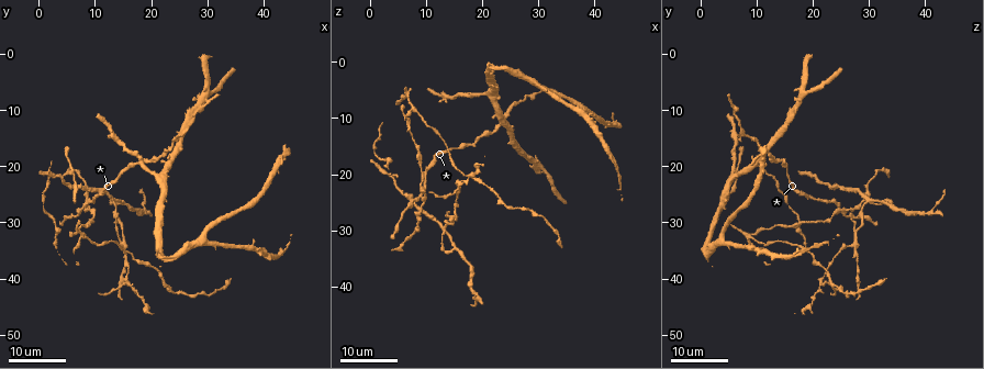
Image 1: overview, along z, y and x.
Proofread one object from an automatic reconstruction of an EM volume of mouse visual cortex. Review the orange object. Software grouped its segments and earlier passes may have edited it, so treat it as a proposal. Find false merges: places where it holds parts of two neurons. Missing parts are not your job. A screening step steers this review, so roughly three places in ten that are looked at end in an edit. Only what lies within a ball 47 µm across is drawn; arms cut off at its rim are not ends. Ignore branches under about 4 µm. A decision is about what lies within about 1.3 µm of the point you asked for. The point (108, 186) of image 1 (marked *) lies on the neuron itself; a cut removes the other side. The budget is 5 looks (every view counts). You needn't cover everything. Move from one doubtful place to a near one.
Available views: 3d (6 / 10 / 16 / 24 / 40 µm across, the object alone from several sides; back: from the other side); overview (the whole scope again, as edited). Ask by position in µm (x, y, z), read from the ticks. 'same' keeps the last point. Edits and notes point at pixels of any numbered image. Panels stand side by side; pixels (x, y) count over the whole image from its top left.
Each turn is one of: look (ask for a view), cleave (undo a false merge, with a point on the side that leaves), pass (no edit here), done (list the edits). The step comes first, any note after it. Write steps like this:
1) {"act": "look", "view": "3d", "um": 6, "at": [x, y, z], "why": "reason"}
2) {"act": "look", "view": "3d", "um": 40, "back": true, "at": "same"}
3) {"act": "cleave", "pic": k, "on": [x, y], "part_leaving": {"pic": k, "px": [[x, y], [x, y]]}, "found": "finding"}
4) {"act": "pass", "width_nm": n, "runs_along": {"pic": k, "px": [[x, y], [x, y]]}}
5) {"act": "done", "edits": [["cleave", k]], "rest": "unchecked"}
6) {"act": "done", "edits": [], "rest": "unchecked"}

{"act": "look", "view": "3d", "um": 24, "at": [13.5, 32.0, 27.5], "why": "narrows sharply"}

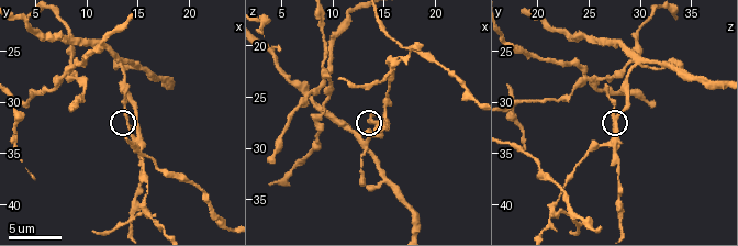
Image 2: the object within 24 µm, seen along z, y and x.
{"act": "look", "view": "3d", "um": 6, "at": [14.0, 32.2, 27.6], "why": "zoom in"}

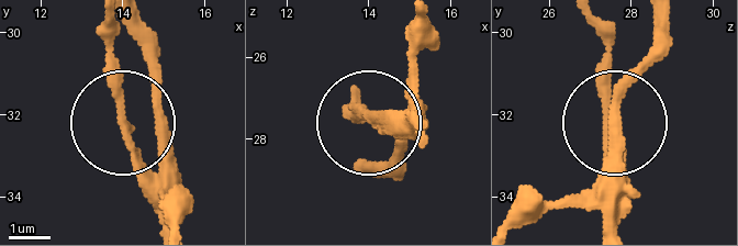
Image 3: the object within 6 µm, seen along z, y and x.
{"act": "cleave", "pic": 3, "on": [123, 75], "width_nm": 220, "found": "two neurons meet here"}

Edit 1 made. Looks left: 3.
{"act": "look", "view": "overview"}

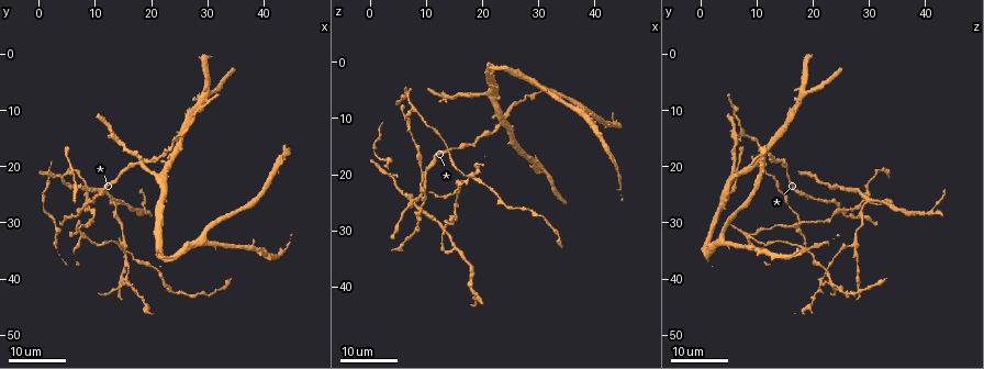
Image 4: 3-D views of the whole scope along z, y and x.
{"act": "look", "view": "3d", "um": 16, "at": [16.0, 41.0, 22.0], "why": "thin arm on a thick one"}

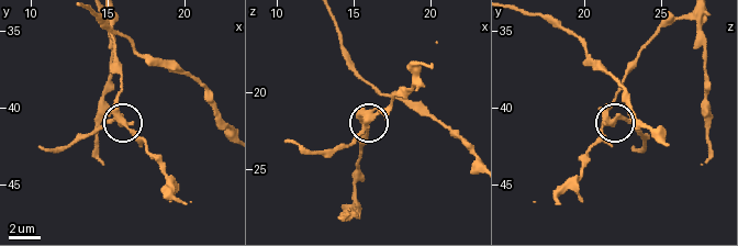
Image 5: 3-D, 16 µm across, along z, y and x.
{"act": "look", "view": "3d", "um": 10, "at": [16.0, 41.0, 21.8]}

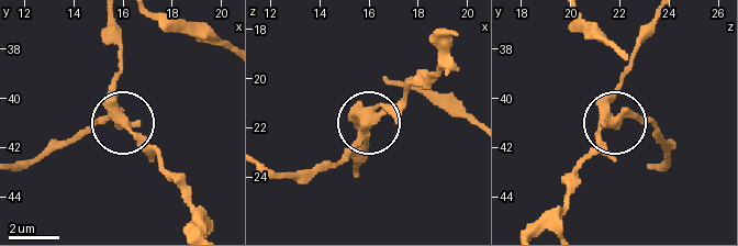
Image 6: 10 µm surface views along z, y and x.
{"act": "cleave", "pic": 6, "on": [96, 120], "width_nm": 340, "found": "two neurons meet here"}

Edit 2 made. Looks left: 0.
{"act": "done", "edits": [["cleave", 3], ["cleave", 6]], "rest": "unchecked"}

